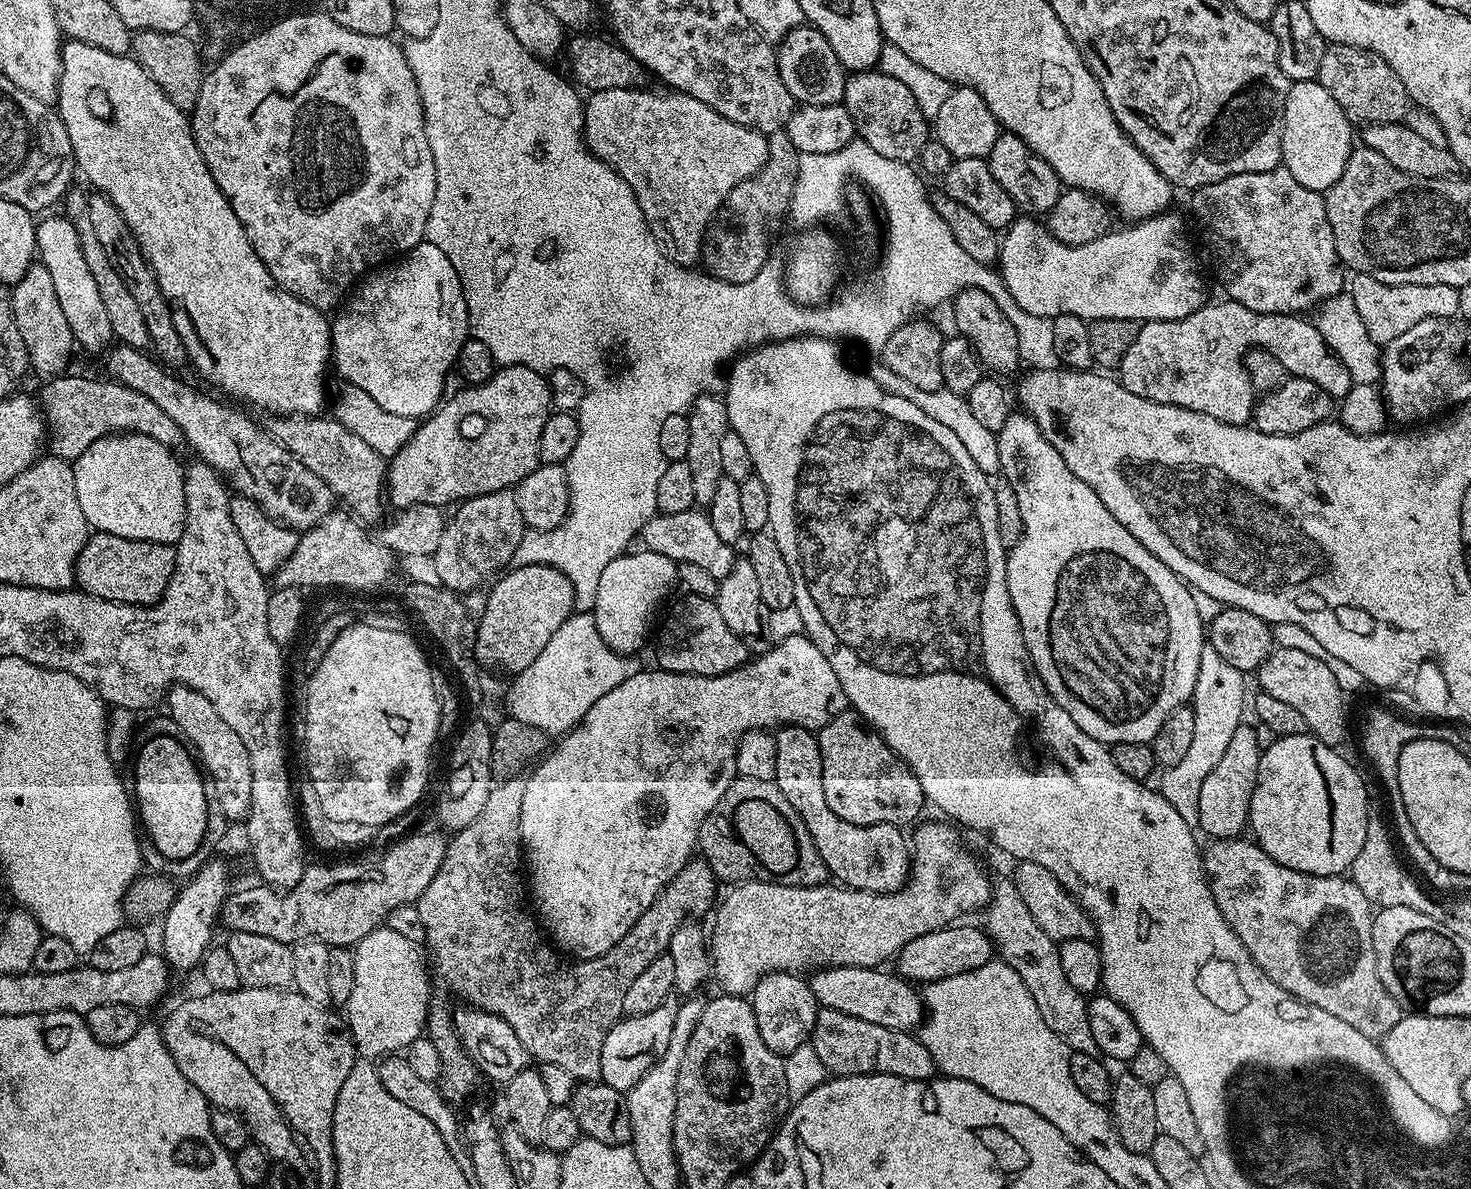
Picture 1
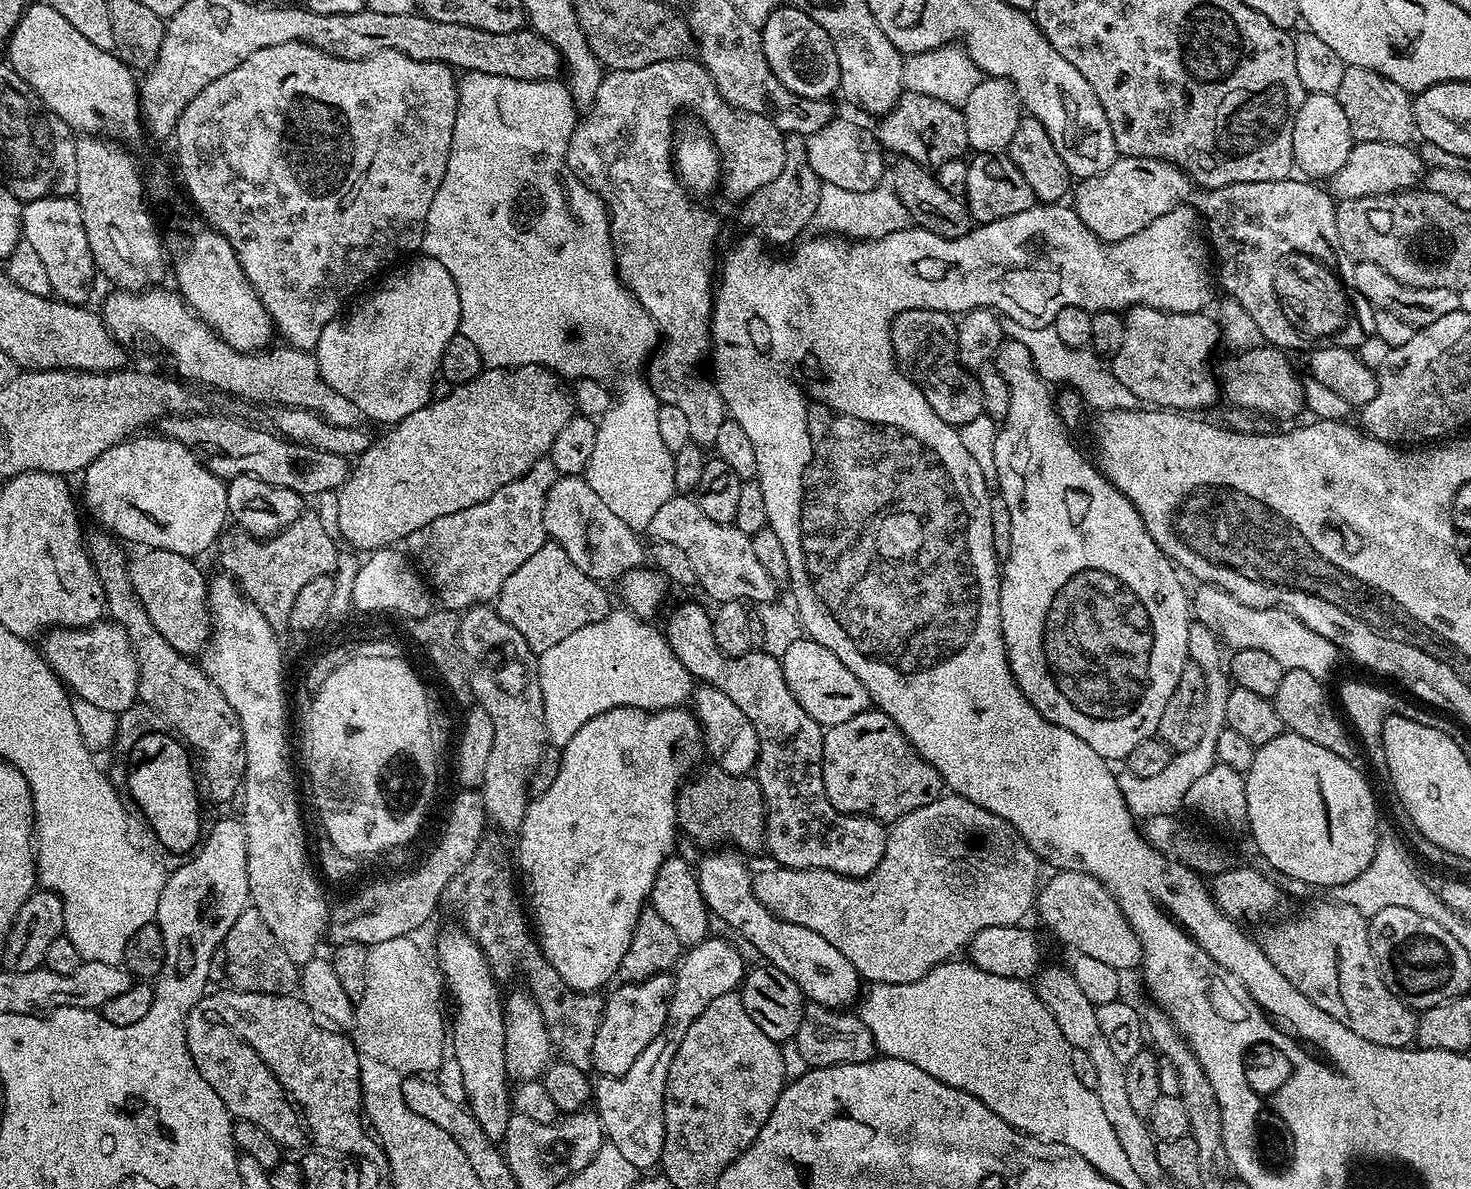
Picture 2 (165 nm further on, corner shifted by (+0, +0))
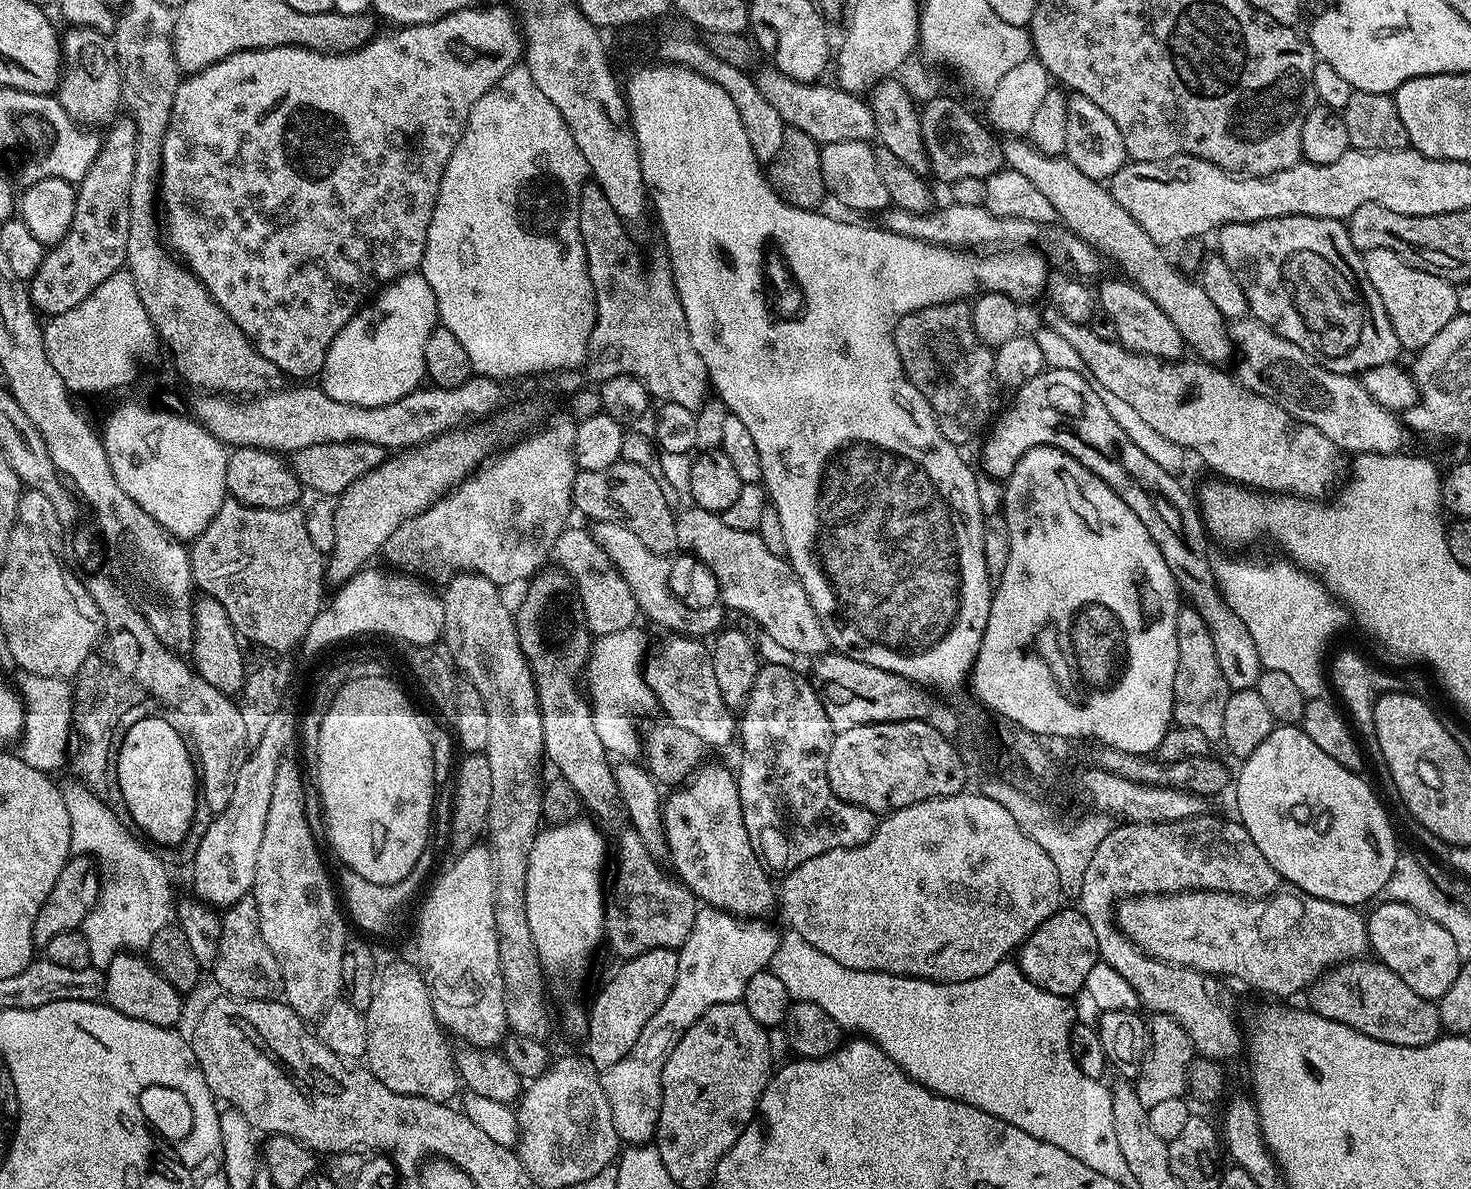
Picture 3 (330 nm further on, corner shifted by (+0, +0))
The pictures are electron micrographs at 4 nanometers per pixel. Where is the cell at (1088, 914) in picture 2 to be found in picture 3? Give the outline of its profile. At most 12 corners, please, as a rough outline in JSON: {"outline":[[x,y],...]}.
{"outline":[[1295,890],[1130,896],[1147,956],[1268,996],[1367,957],[1359,907]]}

